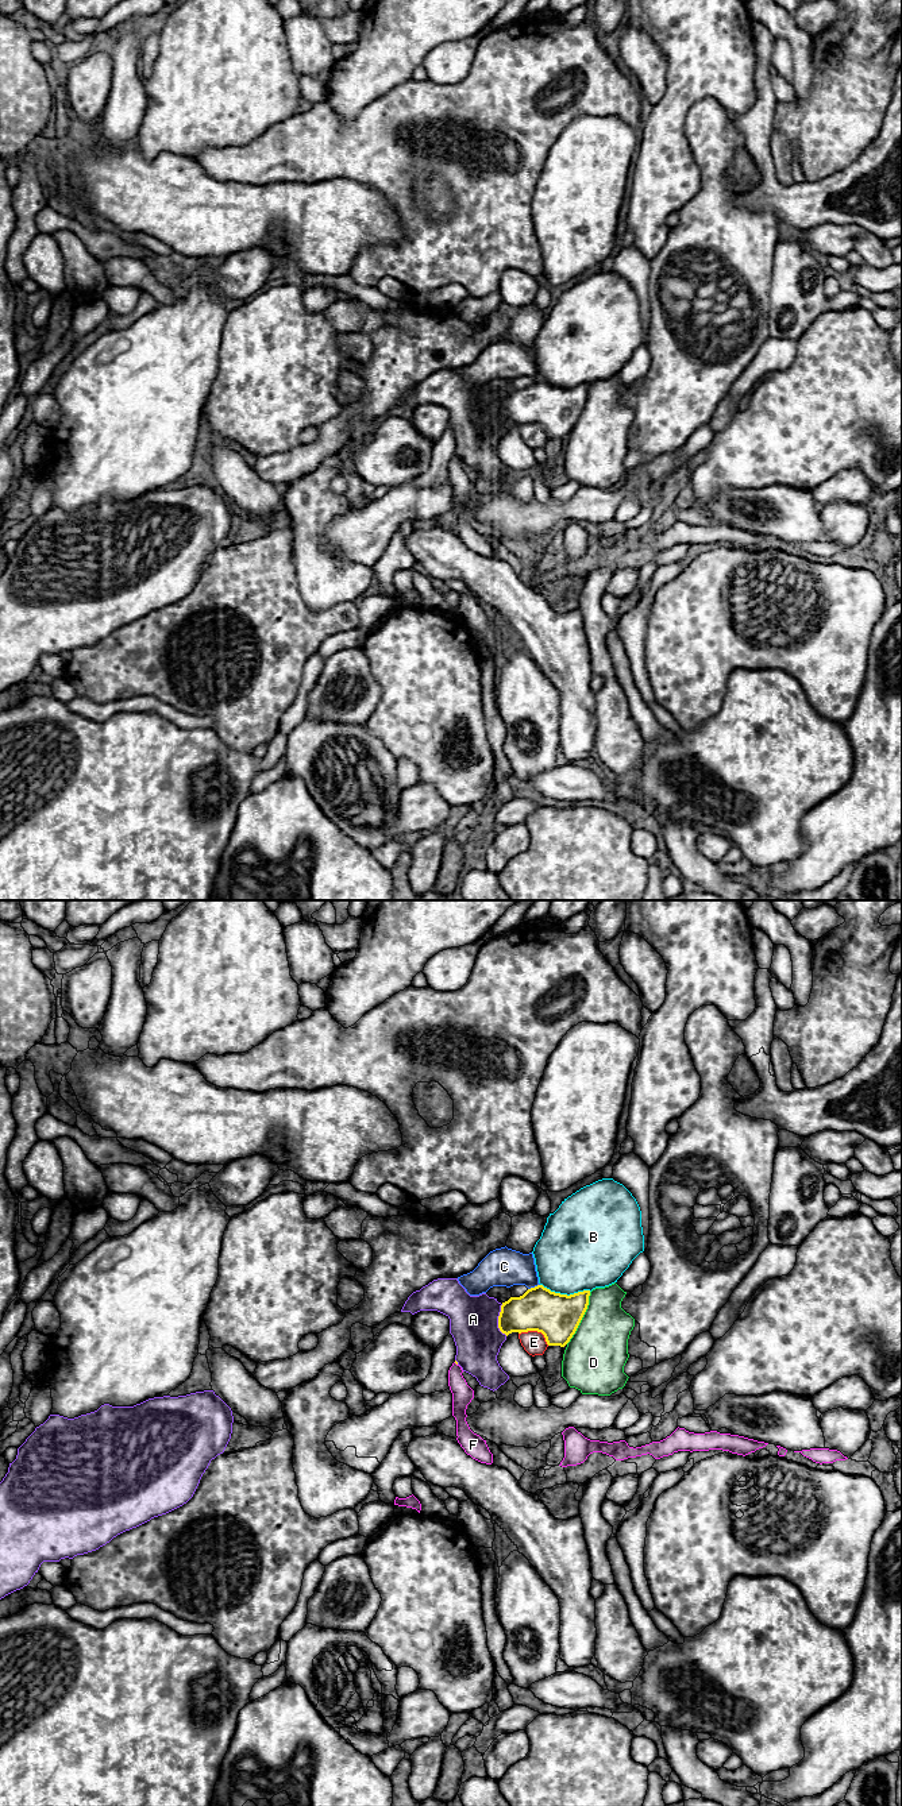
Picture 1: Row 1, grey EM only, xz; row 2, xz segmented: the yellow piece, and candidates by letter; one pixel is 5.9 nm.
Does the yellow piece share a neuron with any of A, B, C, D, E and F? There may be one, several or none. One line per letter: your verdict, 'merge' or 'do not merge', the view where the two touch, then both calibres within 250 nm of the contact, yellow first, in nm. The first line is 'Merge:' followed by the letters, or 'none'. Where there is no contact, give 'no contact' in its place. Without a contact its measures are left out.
Merge: none
A: do not merge | xz | 260/280 nm
B: do not merge | xz | 280/440 nm
C: do not merge | xz | 280/220 nm
D: do not merge | xz | 280/360 nm
E: do not merge | xz | 280/140 nm
F: do not merge | no contact

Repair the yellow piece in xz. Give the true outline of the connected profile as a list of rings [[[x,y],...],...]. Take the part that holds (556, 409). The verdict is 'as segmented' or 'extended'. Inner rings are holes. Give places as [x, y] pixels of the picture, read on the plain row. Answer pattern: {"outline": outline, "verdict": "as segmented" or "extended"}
{"outline": [[[537,378],[502,395],[498,421],[506,429],[512,425],[537,424],[544,428],[548,439],[564,440],[587,402],[589,389],[590,383],[567,389]]], "verdict": "as segmented"}

